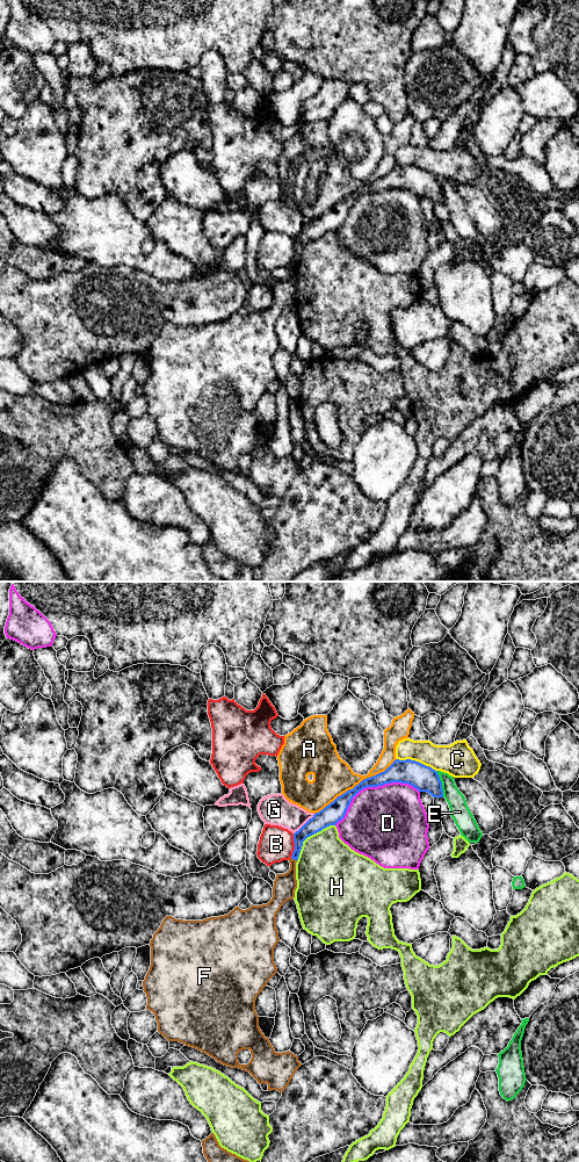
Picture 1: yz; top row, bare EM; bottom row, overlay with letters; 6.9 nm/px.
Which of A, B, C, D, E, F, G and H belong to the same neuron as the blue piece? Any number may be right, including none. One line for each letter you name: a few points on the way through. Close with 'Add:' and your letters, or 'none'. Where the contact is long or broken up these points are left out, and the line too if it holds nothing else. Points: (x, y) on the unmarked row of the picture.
Add: none

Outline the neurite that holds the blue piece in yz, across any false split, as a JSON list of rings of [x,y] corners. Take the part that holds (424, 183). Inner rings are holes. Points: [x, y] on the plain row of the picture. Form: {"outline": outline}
{"outline": [[[396,165],[384,178],[362,186],[353,195],[338,202],[319,218],[316,218],[298,237],[294,239],[295,255],[291,264],[298,266],[303,247],[341,226],[353,205],[363,194],[377,193],[391,188],[408,189],[419,197],[427,197],[433,203],[443,203],[442,188],[435,175],[419,167]]]}

